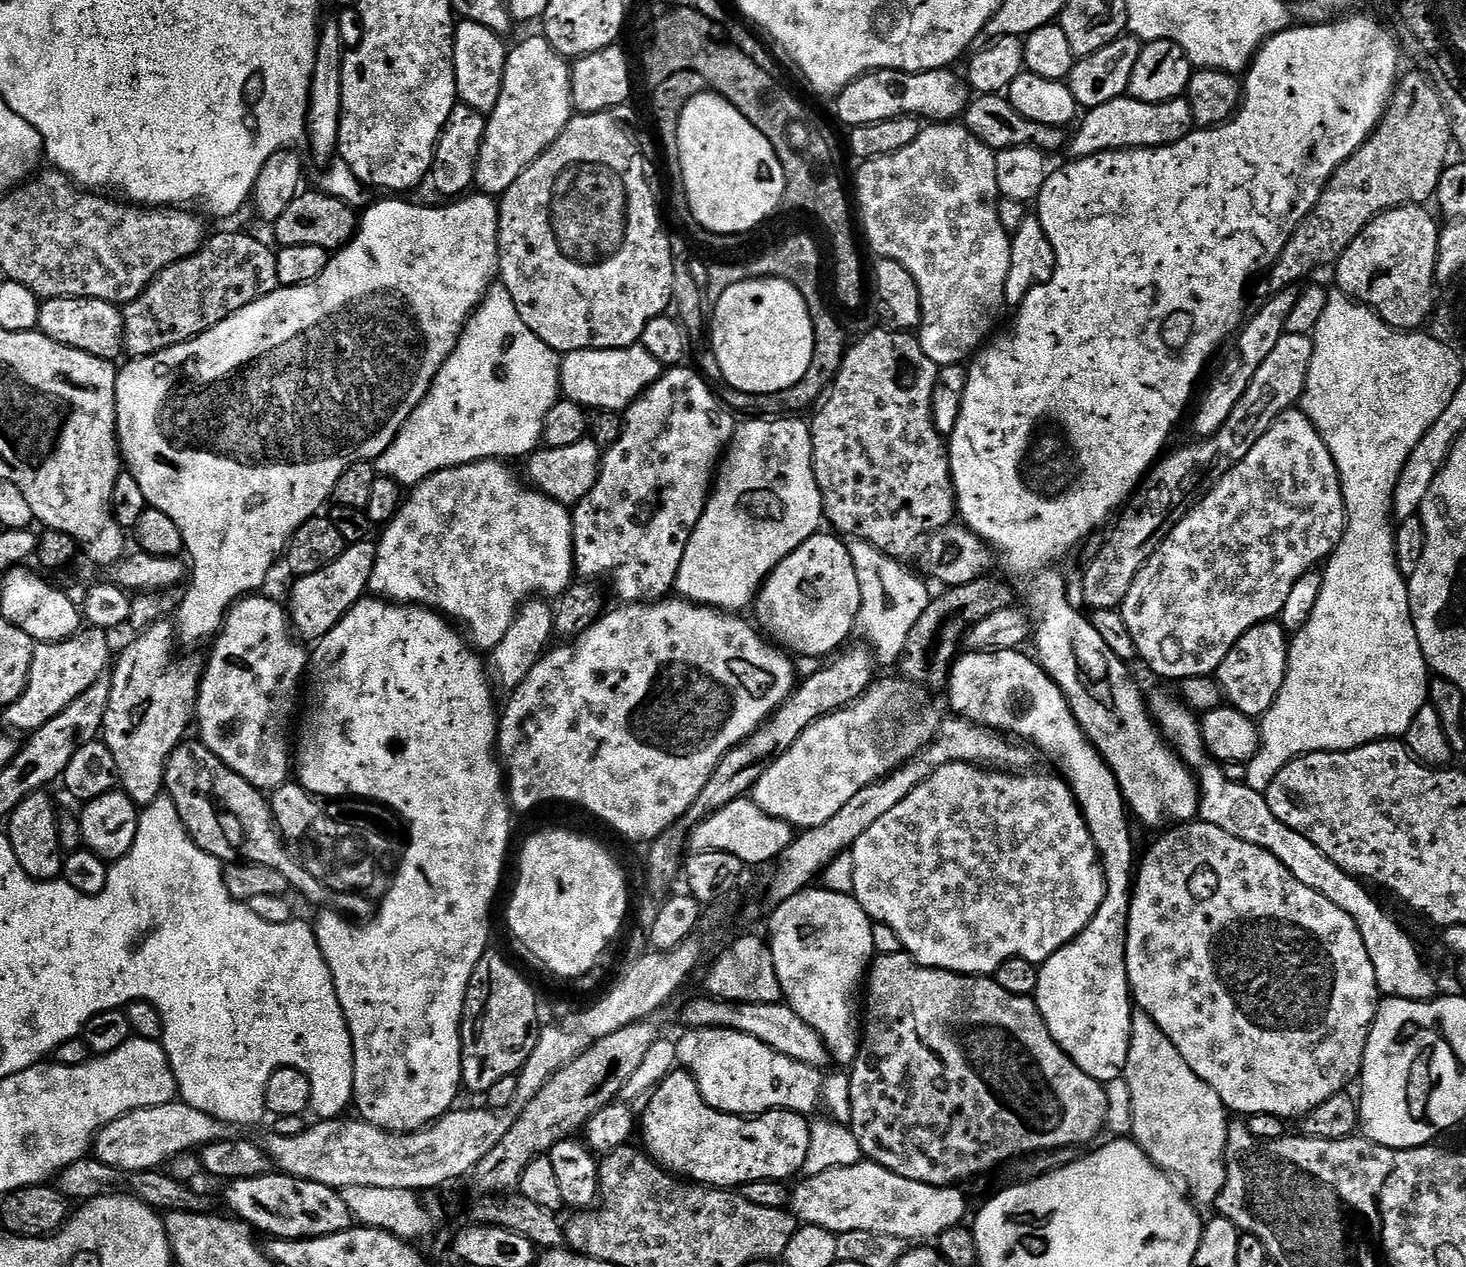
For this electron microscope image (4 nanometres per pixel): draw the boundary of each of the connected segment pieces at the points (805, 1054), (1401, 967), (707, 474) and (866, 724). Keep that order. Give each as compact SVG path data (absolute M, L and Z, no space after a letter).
M701 994L693 1000L688 1000L684 1004L684 1009L680 1012L680 1020L685 1025L685 1029L693 1028L725 1028L734 1030L742 1034L750 1034L750 1038L758 1038L766 1046L770 1046L778 1054L786 1058L794 1058L794 1062L802 1062L806 1066L817 1070L824 1070L830 1064L830 1057L826 1050L826 1042L816 1030L806 1026L798 1014L789 1004L770 1002L746 1002L745 1004L735 1004L729 1000L718 1000L715 996Z
M1156 692L1147 697L1148 711L1160 729L1161 736L1171 744L1176 755L1192 769L1197 784L1200 785L1199 817L1205 824L1213 824L1226 834L1234 834L1234 838L1242 838L1242 842L1250 842L1254 846L1262 846L1302 886L1310 886L1310 890L1318 890L1322 898L1330 898L1338 910L1346 910L1350 918L1354 918L1354 926L1358 926L1358 934L1362 934L1362 946L1366 946L1366 954L1370 954L1370 962L1374 966L1376 986L1385 997L1397 1000L1431 1000L1437 995L1436 980L1428 973L1428 968L1420 958L1420 952L1412 945L1412 940L1384 913L1384 908L1367 892L1356 877L1351 876L1342 866L1330 862L1310 838L1298 834L1298 830L1290 830L1278 818L1274 818L1274 810L1270 810L1264 801L1264 794L1256 792L1248 783L1231 781L1226 778L1223 767L1213 760L1208 749L1204 747L1200 720L1197 713L1190 709L1179 695L1171 696L1168 692Z
M672 366L661 374L652 385L637 399L628 405L622 416L624 429L614 442L603 453L600 473L586 498L575 505L572 512L572 558L574 572L580 578L596 578L592 576L609 576L612 579L612 588L624 602L655 602L667 597L675 589L678 566L682 566L682 554L686 554L686 542L690 542L690 534L694 526L698 526L698 518L702 518L704 507L708 501L708 493L712 491L714 477L718 471L718 465L732 441L732 436L738 427L735 415L722 403L719 396L710 387L703 375L691 372L688 366Z
M896 674L882 676L876 678L852 704L814 721L787 751L781 751L759 773L750 792L751 799L756 801L759 808L774 818L785 820L796 830L822 826L822 822L834 818L834 814L838 814L838 810L842 810L842 806L846 806L846 802L850 802L858 790L897 772L903 764L927 748L936 736L942 719L942 713L932 705L933 697L929 689Z

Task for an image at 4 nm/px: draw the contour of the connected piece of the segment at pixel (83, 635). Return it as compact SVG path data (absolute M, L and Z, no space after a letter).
M88 626L68 640L59 640L53 644L37 643L32 650L28 684L24 687L24 693L11 706L3 709L3 727L13 733L31 734L46 726L50 718L66 710L79 695L89 690L101 675L109 671L114 651L112 652L108 645L108 639L109 633L101 628Z

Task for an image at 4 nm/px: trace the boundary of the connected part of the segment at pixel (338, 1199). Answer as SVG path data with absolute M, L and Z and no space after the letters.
M272 1175L234 1180L227 1185L229 1206L249 1228L277 1240L309 1240L353 1227L352 1214L337 1189L313 1180L299 1180L297 1176Z

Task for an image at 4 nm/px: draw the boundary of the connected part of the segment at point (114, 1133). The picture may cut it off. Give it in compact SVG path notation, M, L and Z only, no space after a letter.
M173 1102L134 1110L110 1122L96 1133L94 1156L106 1166L119 1168L124 1174L151 1172L167 1165L178 1156L203 1149L206 1144L227 1140L229 1136L229 1125L222 1123L218 1118L202 1114L202 1110L194 1110L194 1106L189 1104Z

